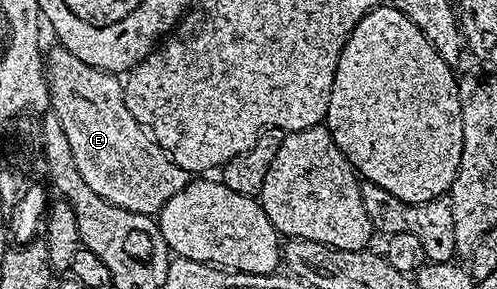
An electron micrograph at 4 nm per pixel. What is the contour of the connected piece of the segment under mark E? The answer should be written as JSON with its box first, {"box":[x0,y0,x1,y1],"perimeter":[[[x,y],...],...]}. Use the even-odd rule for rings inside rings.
{"box":[45,46,187,218],"perimeter":[[[54,46],[50,52],[48,49],[45,75],[49,82],[51,111],[58,116],[63,131],[67,134],[75,163],[79,168],[81,183],[86,184],[100,200],[106,200],[116,208],[150,218],[160,214],[165,208],[165,203],[185,187],[187,176],[149,137],[149,133],[139,126],[139,122],[131,118],[131,110],[127,110],[122,81],[116,75],[92,68],[87,62],[75,58],[75,54],[60,46]]]}

